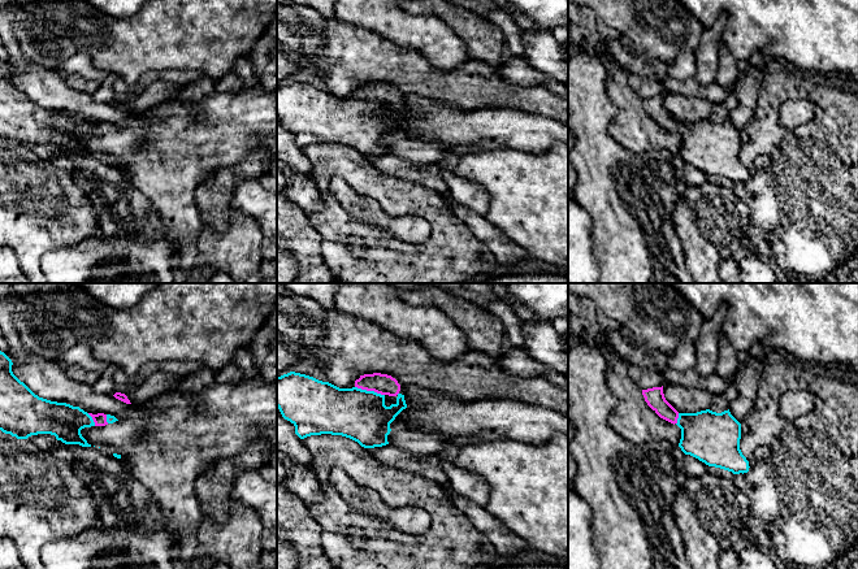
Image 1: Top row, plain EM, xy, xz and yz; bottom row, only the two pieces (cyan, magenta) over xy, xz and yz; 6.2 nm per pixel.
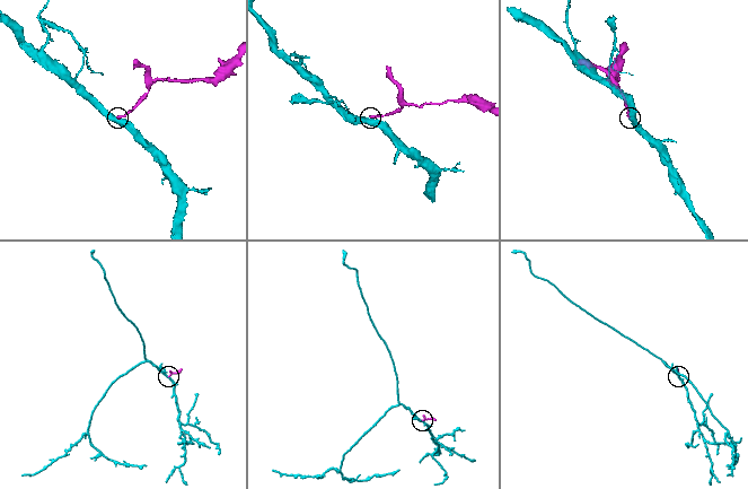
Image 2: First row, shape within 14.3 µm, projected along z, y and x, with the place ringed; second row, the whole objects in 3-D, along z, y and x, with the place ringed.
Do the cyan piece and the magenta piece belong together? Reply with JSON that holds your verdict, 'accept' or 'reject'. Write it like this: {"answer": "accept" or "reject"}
{"answer": "accept"}

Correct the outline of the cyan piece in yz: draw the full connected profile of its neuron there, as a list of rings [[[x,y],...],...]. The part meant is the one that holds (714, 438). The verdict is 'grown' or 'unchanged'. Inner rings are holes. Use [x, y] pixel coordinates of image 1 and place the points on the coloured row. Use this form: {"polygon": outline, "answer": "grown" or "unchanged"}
{"polygon": [[[663,386],[642,390],[647,405],[663,420],[676,424],[681,429],[679,447],[708,466],[720,468],[733,474],[748,473],[749,461],[740,449],[741,424],[731,414],[729,409],[722,413],[710,409],[697,413],[679,413],[664,398]]], "answer": "grown"}

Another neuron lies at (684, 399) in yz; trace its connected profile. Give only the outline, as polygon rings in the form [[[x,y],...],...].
[[[675,383],[663,386],[666,400],[679,413],[697,413],[710,409],[712,395],[702,388],[685,387]]]

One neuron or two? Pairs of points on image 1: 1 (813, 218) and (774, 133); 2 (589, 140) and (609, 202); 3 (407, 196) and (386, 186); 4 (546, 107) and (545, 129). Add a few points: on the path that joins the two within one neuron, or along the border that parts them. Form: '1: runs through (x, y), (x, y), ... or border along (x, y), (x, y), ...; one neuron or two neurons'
1: runs through (792, 198), (767, 173), (767, 153); one neuron
2: runs through (596, 156), (609, 176), (609, 186); one neuron
3: runs through (402, 196), (397, 196), (391, 191); one neuron
4: border along (516, 109), (545, 114), (554, 121); two neurons

